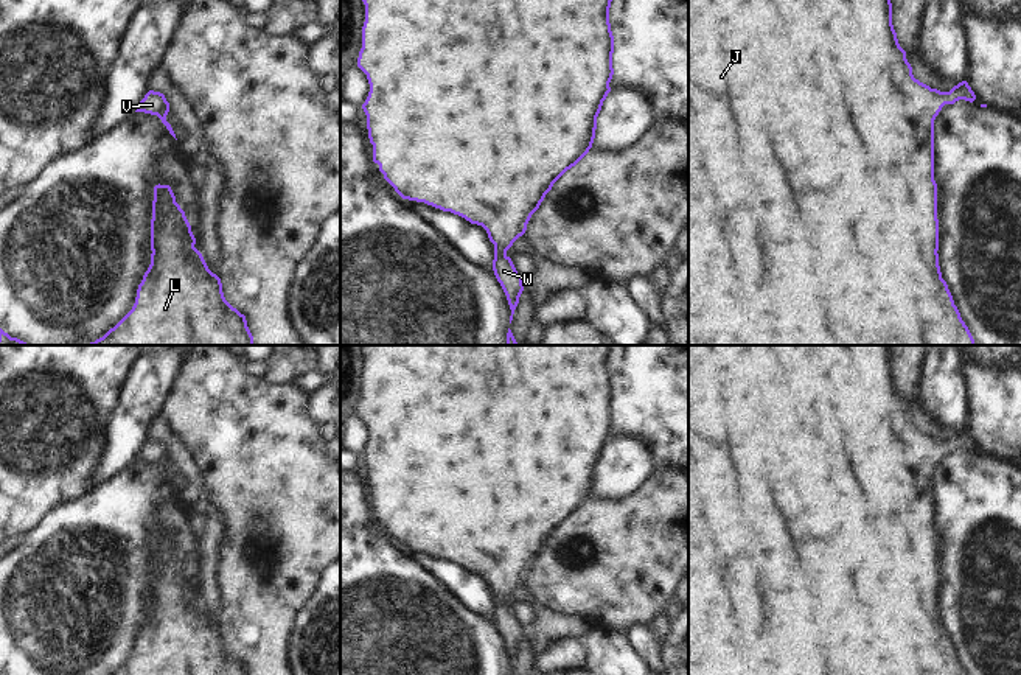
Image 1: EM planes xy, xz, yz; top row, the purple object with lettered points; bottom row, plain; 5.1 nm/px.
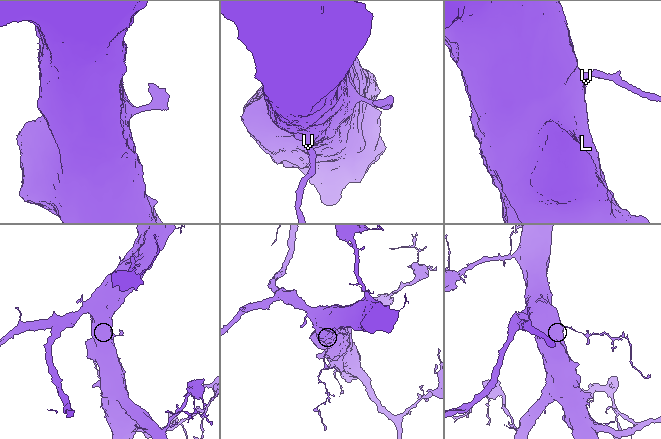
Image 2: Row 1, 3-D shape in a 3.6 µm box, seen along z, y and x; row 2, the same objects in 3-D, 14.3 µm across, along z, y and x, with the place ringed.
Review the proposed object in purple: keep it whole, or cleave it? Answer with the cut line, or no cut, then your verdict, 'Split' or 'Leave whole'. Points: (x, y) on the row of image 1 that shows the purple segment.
No split. Leave whole.

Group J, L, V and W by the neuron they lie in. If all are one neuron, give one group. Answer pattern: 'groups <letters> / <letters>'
groups J L V W

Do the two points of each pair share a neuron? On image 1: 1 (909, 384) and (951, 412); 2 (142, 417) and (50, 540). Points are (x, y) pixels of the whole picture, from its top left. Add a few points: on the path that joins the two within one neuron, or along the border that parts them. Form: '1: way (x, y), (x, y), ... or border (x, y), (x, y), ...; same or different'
1: border (923, 361), (917, 397); different
2: border (129, 464), (98, 486); different

